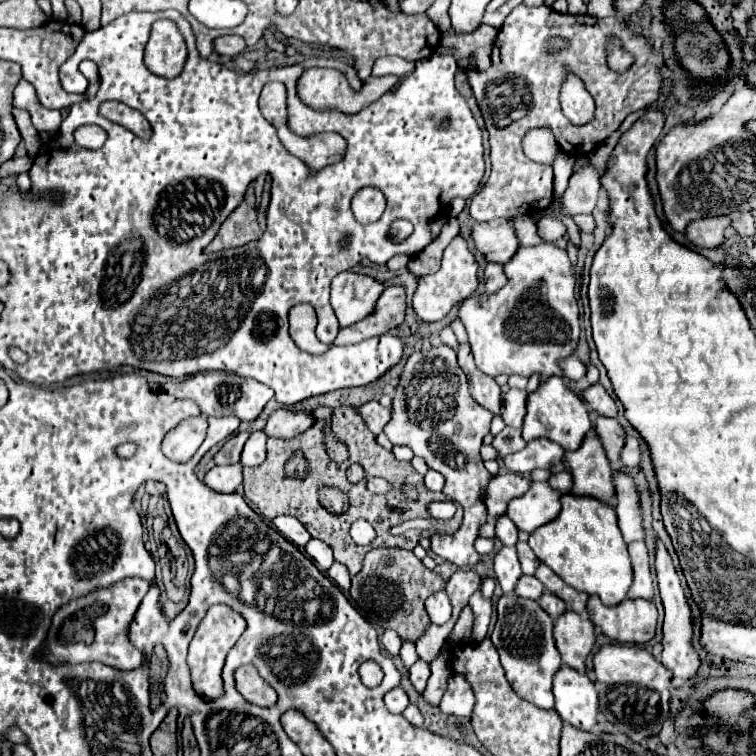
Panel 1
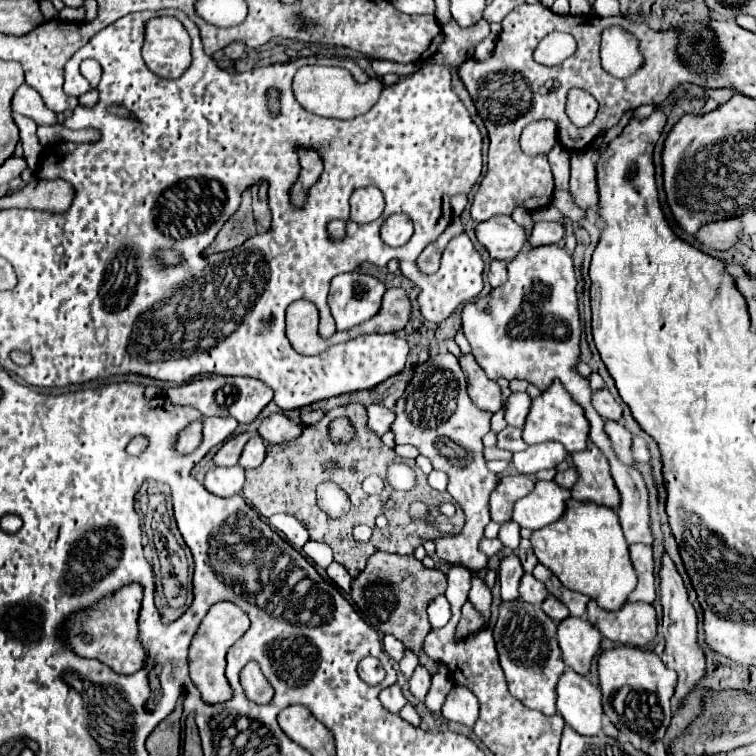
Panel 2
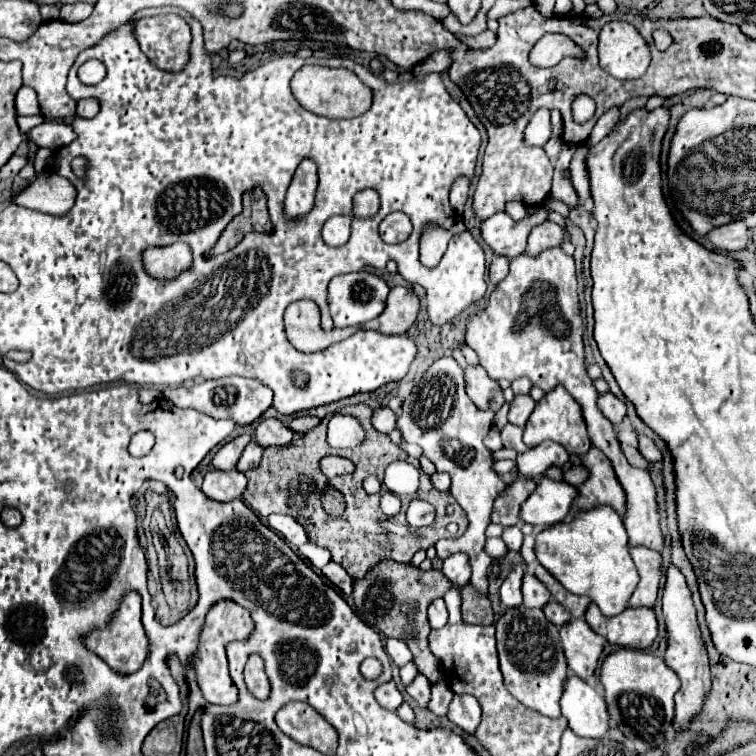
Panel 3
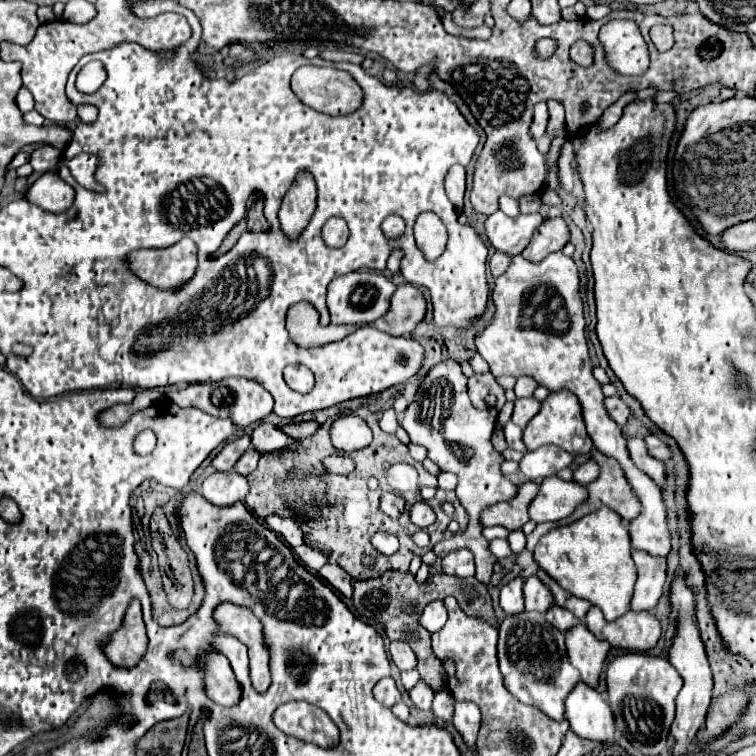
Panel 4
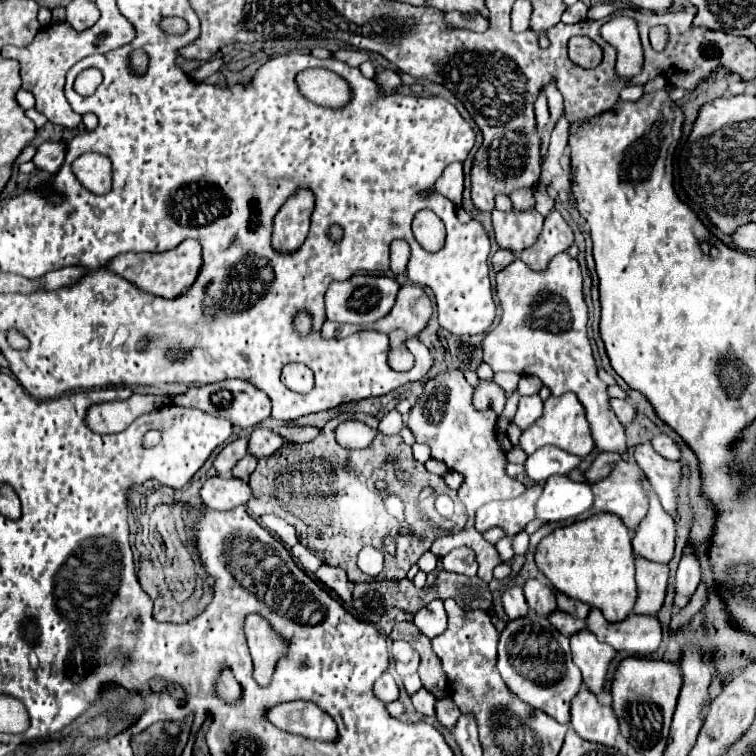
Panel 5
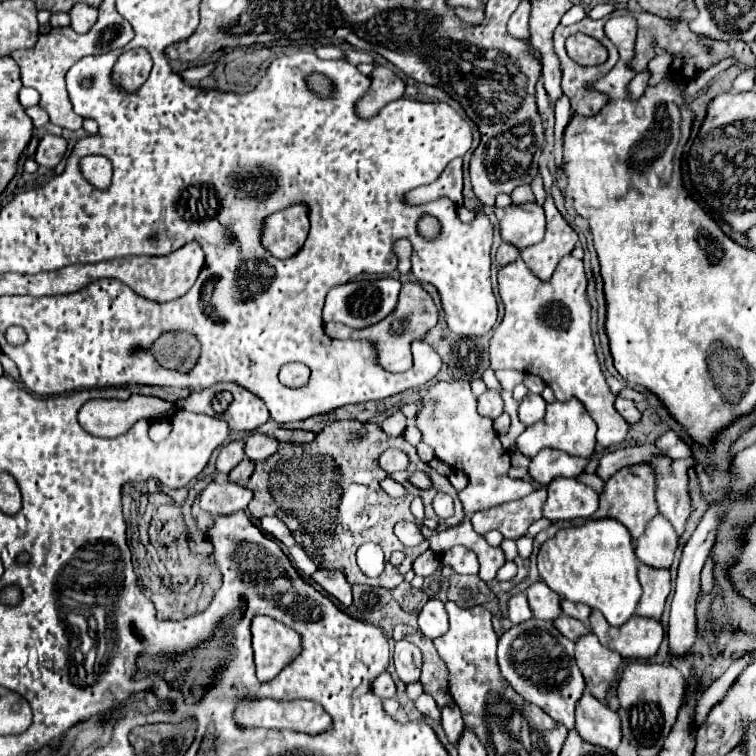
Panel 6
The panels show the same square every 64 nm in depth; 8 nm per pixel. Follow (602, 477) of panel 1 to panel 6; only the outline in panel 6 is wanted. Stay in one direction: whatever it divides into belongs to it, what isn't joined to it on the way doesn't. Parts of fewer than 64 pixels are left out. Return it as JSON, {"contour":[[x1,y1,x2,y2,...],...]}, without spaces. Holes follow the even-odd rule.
{"contour":[[636,464,636,466,628,466,622,468,620,472,616,472,604,488,604,494,600,496,600,508,592,514,592,518,616,518,618,522,622,522,634,540,638,540,644,530,646,524,652,520,652,516,658,514,658,506,656,506,656,478,654,478,654,470,648,464]]}

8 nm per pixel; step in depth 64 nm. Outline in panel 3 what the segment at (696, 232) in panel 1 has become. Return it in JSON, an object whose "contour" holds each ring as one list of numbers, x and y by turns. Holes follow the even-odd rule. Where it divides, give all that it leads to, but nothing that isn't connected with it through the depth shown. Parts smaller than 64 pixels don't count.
{"contour":[[744,222,726,224,724,228,716,228,716,232,708,234,708,240,720,250,744,250,750,242,750,232]]}

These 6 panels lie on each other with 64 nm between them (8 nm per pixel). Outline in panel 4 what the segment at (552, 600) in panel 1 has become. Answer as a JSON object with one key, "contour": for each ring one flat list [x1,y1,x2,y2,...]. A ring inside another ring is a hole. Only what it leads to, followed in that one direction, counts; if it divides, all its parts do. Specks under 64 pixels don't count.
{"contour":[[556,604,546,612,546,620,548,620,552,626,560,628,560,632,568,632,570,628,574,628,574,626,580,624,580,620,578,620,572,612,568,612,568,610,564,610,564,608,556,606]]}

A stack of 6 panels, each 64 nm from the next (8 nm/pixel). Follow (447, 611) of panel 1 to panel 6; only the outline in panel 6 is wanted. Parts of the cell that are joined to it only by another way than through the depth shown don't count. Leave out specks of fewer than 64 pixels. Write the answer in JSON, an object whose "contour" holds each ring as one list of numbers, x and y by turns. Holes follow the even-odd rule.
{"contour":[[438,598,426,602,426,606,418,616,418,626,422,634,426,634,428,638,438,638,448,632,448,614,444,604]]}

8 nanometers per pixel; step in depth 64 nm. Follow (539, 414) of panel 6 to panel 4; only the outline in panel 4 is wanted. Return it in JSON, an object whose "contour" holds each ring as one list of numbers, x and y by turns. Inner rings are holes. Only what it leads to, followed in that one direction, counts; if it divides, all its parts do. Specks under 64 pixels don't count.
{"contour":[[530,396,530,398,518,398,516,406,514,406,512,422,518,424,520,428,524,428,532,420,532,416,538,414,538,410,540,410,540,402,534,396]]}

